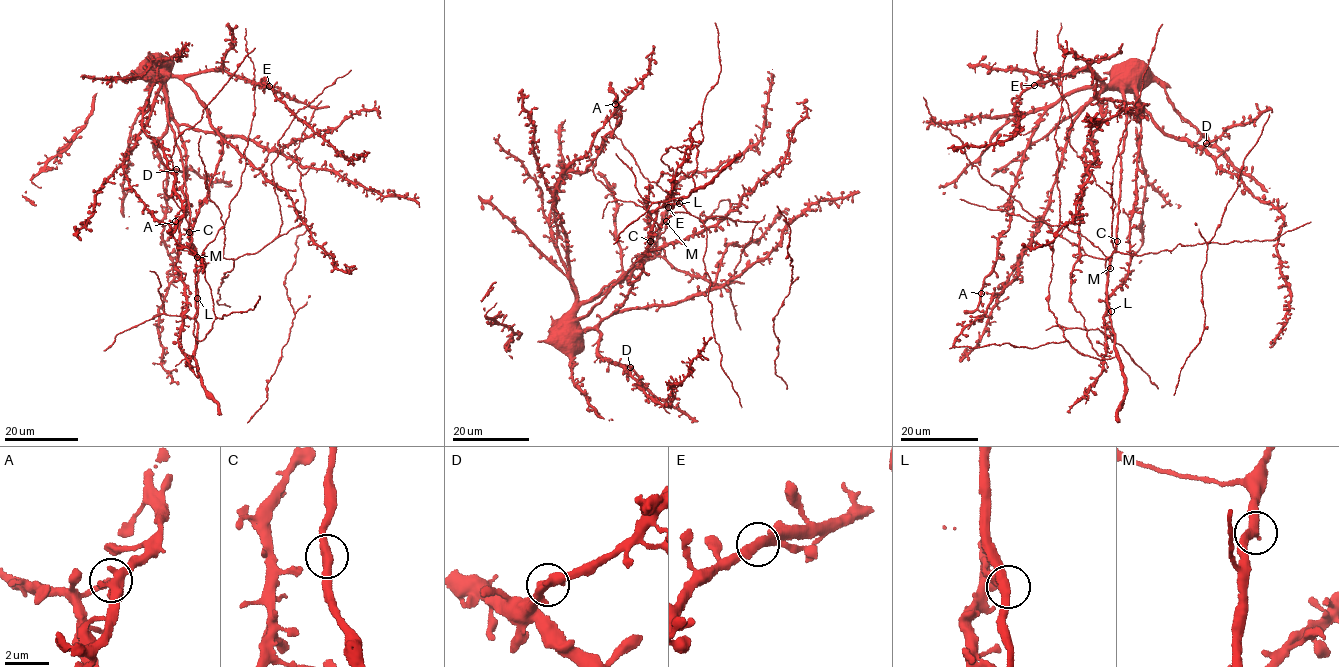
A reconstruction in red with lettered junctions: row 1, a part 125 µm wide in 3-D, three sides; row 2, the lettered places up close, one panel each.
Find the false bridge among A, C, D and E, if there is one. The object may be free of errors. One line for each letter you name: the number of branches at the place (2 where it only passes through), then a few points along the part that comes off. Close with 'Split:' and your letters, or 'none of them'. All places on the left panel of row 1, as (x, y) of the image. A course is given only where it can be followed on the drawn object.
Split: none of them

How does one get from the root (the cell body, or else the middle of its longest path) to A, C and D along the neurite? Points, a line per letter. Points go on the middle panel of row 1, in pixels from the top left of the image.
A: (564, 321), (575, 291), (556, 245), (554, 189), (564, 174), (584, 171), (597, 156), (620, 118), (615, 104)
C: (564, 321), (562, 319), (570, 321), (586, 315), (620, 280), (651, 241)
D: (564, 321), (580, 331), (588, 327), (599, 331), (602, 336), (598, 339), (597, 354), (630, 367)

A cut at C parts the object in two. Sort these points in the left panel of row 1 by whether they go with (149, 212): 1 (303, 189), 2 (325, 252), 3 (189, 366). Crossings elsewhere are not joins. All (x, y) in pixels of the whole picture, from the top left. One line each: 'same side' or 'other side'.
1: other side
2: same side
3: same side

